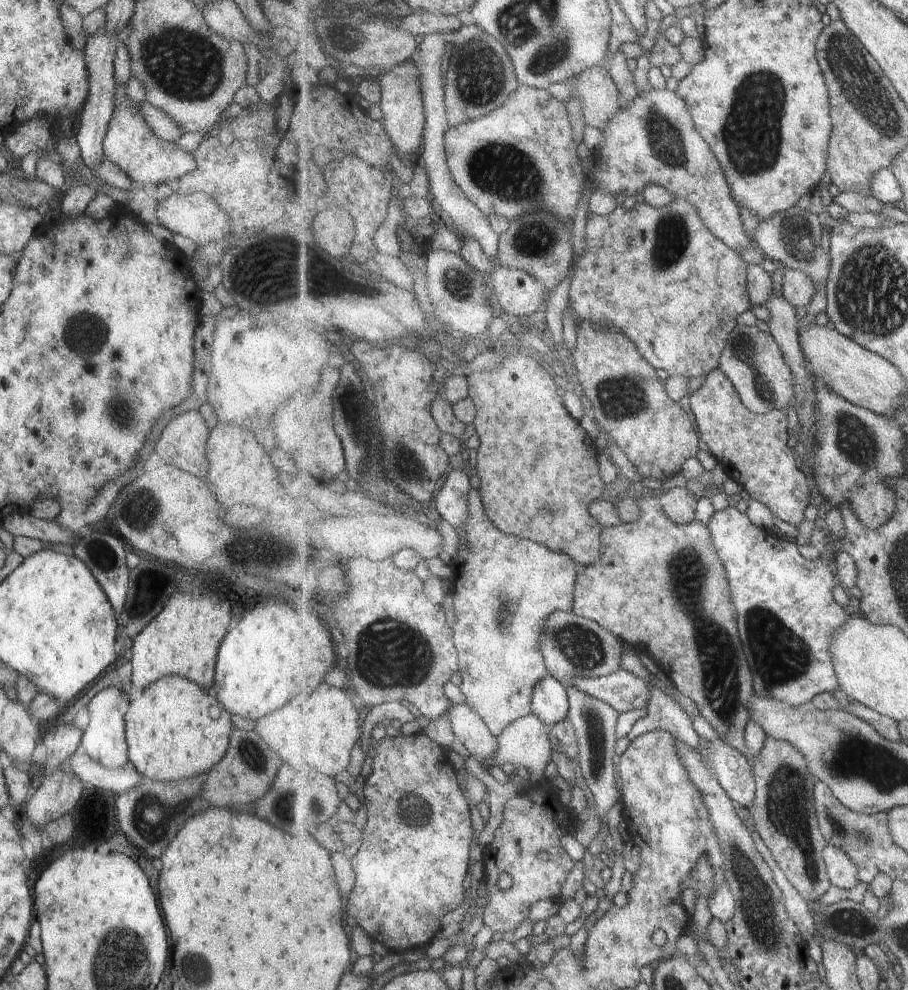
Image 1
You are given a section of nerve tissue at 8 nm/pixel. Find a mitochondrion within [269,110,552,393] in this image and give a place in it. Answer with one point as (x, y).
(509, 175)

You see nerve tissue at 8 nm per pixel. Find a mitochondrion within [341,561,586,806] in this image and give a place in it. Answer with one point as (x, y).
(392, 653)

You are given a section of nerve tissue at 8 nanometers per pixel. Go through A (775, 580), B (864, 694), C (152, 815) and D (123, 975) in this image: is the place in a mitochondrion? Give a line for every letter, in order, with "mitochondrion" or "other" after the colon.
A: other
B: other
C: mitochondrion
D: mitochondrion

